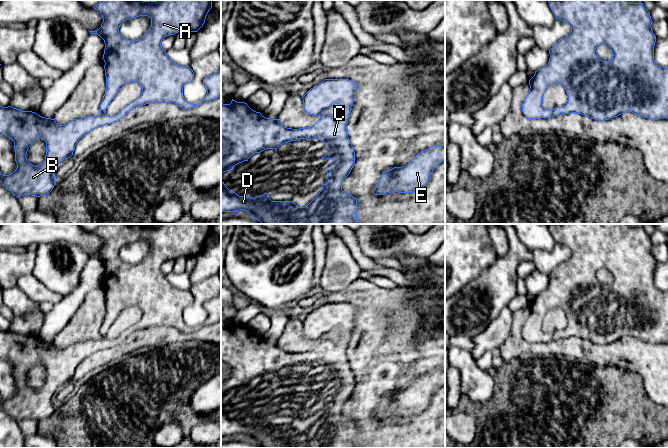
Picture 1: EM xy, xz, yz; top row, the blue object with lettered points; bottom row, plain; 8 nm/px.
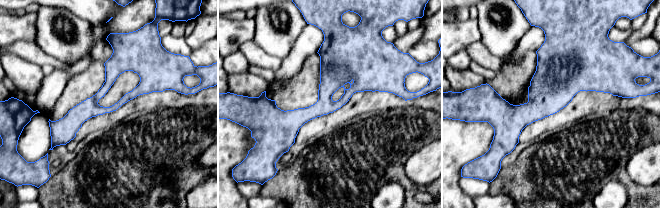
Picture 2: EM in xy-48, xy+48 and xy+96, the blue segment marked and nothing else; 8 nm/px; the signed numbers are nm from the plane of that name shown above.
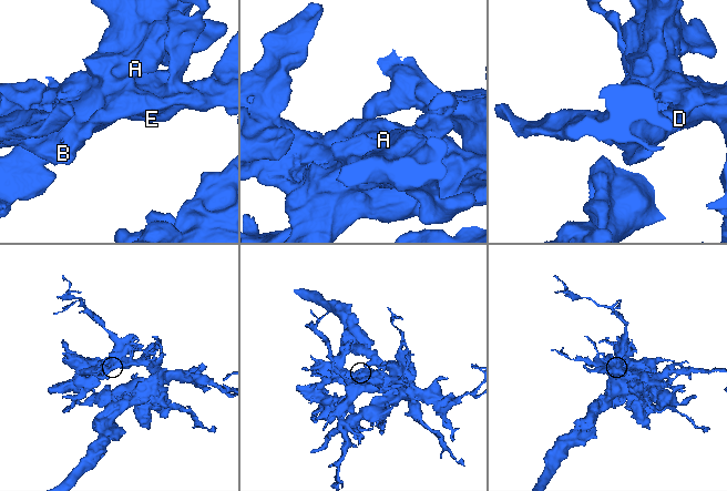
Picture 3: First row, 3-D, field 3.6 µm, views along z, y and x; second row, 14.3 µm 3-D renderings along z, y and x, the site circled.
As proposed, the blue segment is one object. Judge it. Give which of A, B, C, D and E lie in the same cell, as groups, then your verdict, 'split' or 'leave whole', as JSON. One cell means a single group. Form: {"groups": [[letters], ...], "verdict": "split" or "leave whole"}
{"groups": [["A", "B", "C", "D", "E"]], "verdict": "leave whole"}

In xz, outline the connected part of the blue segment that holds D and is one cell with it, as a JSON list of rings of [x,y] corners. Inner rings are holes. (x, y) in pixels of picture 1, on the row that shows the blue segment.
[[[325,79],[318,85],[311,88],[303,97],[304,111],[312,116],[319,116],[320,119],[312,126],[306,128],[292,129],[282,126],[279,119],[270,119],[264,117],[260,112],[252,110],[247,103],[237,102],[232,99],[230,104],[221,102],[221,174],[233,170],[234,166],[248,161],[255,153],[260,153],[266,149],[277,149],[280,145],[298,139],[311,140],[317,138],[325,143],[327,154],[322,157],[323,161],[331,159],[333,162],[329,167],[325,167],[328,173],[328,183],[322,184],[322,190],[305,207],[298,207],[292,201],[272,201],[267,193],[252,198],[250,196],[239,196],[232,190],[229,190],[221,180],[221,212],[247,211],[252,217],[262,224],[356,224],[357,222],[357,200],[352,195],[342,190],[344,179],[350,174],[355,164],[355,152],[347,135],[347,124],[349,113],[356,98],[357,83],[349,79]],[[335,104],[341,105],[341,112],[338,117],[332,117],[325,112]]]

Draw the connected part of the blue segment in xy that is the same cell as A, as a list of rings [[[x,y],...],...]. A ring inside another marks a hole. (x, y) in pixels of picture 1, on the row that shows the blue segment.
[[[105,0],[93,7],[102,15],[103,22],[97,31],[89,31],[90,34],[97,34],[105,43],[103,60],[105,62],[106,90],[100,104],[100,113],[96,116],[87,116],[81,119],[74,119],[67,124],[58,125],[54,119],[45,118],[32,111],[22,111],[11,106],[0,106],[0,135],[9,137],[14,142],[15,161],[17,163],[16,170],[9,174],[3,175],[0,173],[0,182],[17,198],[24,195],[40,197],[49,194],[54,188],[55,173],[58,165],[64,160],[73,155],[75,146],[78,141],[91,130],[117,122],[129,113],[135,107],[143,106],[149,103],[168,103],[173,102],[183,109],[191,109],[193,106],[198,106],[200,103],[192,104],[183,96],[183,87],[185,84],[191,83],[194,79],[194,72],[189,66],[181,66],[171,61],[167,56],[166,51],[162,48],[161,42],[166,36],[175,35],[178,32],[189,33],[197,32],[205,23],[206,16],[212,8],[212,0]],[[139,16],[148,16],[151,19],[149,30],[138,40],[130,41],[123,38],[119,33],[120,25],[129,19]],[[136,82],[142,87],[141,95],[134,101],[123,108],[118,114],[108,116],[105,112],[111,101],[118,94],[120,89],[127,83]],[[42,138],[46,142],[45,160],[34,166],[27,161],[26,155],[28,148],[38,139]]]

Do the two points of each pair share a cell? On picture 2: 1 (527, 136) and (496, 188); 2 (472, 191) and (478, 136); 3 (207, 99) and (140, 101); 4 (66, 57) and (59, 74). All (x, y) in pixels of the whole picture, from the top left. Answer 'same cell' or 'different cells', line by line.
1: different cells
2: different cells
3: same cell
4: different cells

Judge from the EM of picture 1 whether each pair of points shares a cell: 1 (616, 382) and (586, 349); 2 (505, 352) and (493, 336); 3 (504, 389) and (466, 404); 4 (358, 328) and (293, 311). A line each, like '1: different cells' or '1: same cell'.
1: different cells
2: different cells
3: same cell
4: different cells

